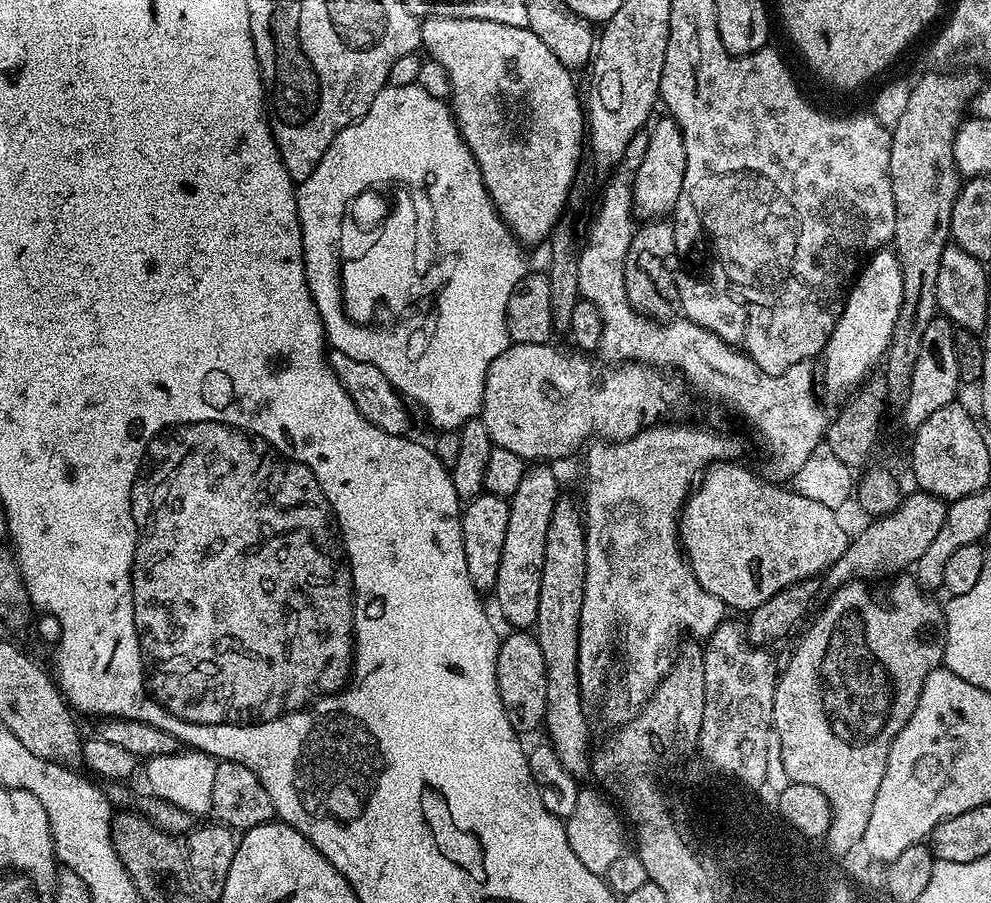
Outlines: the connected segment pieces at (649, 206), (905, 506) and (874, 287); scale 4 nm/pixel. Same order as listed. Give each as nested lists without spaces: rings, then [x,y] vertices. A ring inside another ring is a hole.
[[[671,118],[663,119],[657,119],[651,125],[650,143],[642,166],[634,169],[633,176],[636,177],[630,180],[632,207],[635,215],[644,222],[667,217],[675,209],[678,194],[682,194],[682,178],[686,178],[686,146],[682,142],[682,130]]]
[[[912,490],[900,501],[899,507],[890,515],[873,519],[860,533],[853,535],[848,541],[848,548],[838,558],[833,568],[822,576],[822,588],[828,594],[834,594],[845,584],[853,582],[876,582],[879,576],[895,577],[905,570],[911,569],[926,554],[932,545],[938,530],[942,530],[942,522],[946,522],[948,504],[939,500],[934,494]]]
[[[892,250],[873,252],[863,261],[846,293],[842,314],[822,353],[822,380],[825,380],[828,387],[855,389],[860,386],[855,384],[862,383],[868,371],[883,361],[902,305],[902,284],[898,258]]]

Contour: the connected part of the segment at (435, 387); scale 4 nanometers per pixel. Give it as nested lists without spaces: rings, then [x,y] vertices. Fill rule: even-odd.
[[[418,83],[408,86],[385,86],[374,98],[370,110],[366,110],[363,118],[343,128],[334,138],[334,142],[330,142],[326,154],[322,154],[322,158],[314,166],[314,174],[310,174],[310,178],[299,181],[296,188],[296,213],[300,219],[302,242],[304,243],[306,282],[320,311],[320,320],[324,324],[324,335],[327,343],[331,347],[333,344],[336,347],[335,351],[349,361],[372,363],[374,366],[378,366],[382,370],[382,374],[386,374],[386,378],[394,385],[397,392],[407,397],[413,405],[416,403],[424,411],[425,418],[436,427],[436,430],[458,430],[468,420],[477,419],[481,415],[484,383],[487,380],[490,364],[510,345],[508,331],[506,330],[506,302],[510,302],[510,294],[514,294],[514,286],[518,286],[518,282],[523,278],[524,273],[529,271],[530,264],[524,261],[523,250],[525,251],[525,249],[522,247],[521,241],[516,239],[515,234],[504,225],[502,217],[496,213],[490,194],[482,182],[478,162],[474,162],[474,154],[470,154],[466,142],[460,137],[460,131],[451,107],[445,101],[428,94],[426,90],[420,88]],[[372,176],[381,176],[382,179],[393,180],[396,184],[404,183],[401,188],[393,190],[392,201],[389,203],[390,207],[387,211],[383,211],[383,208],[388,204],[386,197],[376,196],[372,200]],[[400,208],[410,208],[410,214],[414,216],[414,224],[412,224],[414,226],[414,250],[412,250],[414,260],[408,262],[408,266],[414,264],[416,284],[414,284],[412,292],[406,296],[406,300],[402,304],[398,304],[398,308],[392,308],[390,304],[386,304],[386,300],[376,300],[374,310],[370,310],[370,314],[368,314],[368,310],[358,308],[360,306],[360,300],[358,300],[358,264],[378,244],[382,234],[388,232],[388,222],[396,220]],[[470,216],[476,216],[478,220],[484,220],[486,222],[484,230],[474,228],[474,232],[470,232],[468,226],[466,228],[460,226],[460,224],[454,226],[450,222],[450,220],[466,220],[466,218],[470,220]]]

